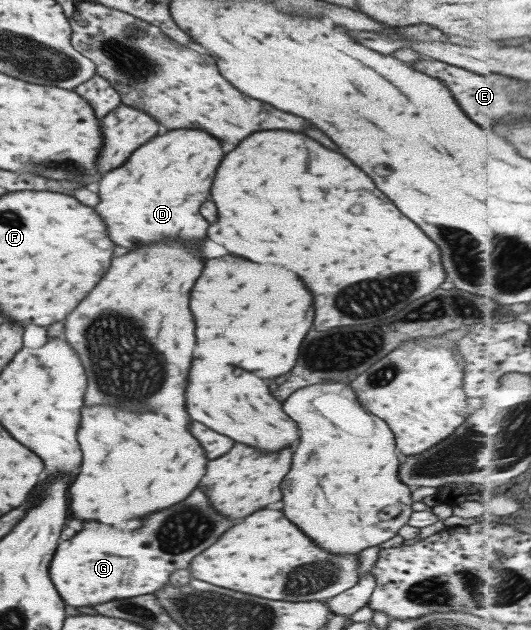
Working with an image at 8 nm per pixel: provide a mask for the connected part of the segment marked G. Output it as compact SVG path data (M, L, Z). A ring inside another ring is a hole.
M195 488L183 502L147 514L147 518L139 520L139 526L135 530L115 528L99 522L81 522L81 530L57 546L49 564L49 578L67 606L89 606L89 604L93 606L115 598L152 594L168 584L169 575L173 570L187 569L189 560L195 554L211 546L217 540L217 536L221 536L231 526L233 522L217 514L209 506L207 496L199 488Z

